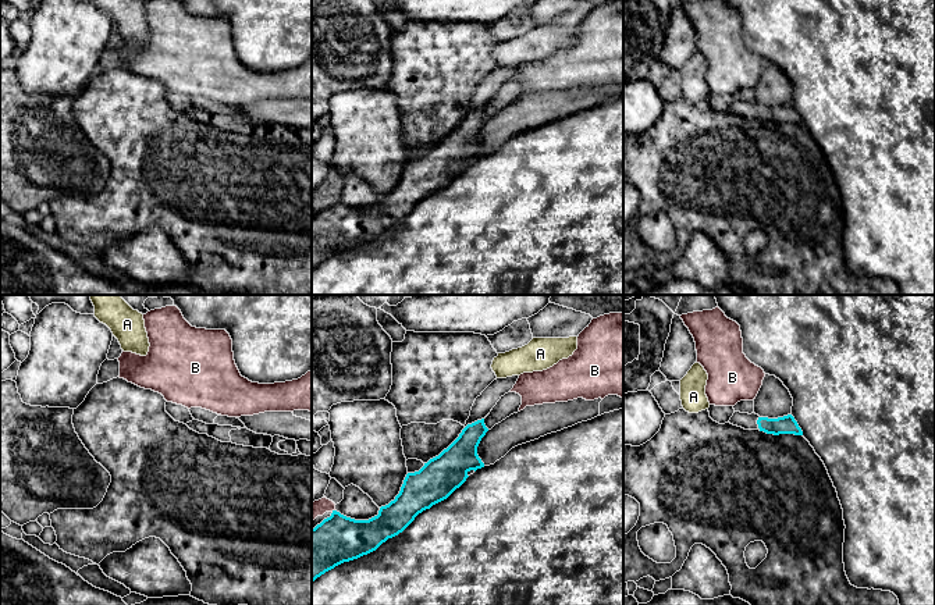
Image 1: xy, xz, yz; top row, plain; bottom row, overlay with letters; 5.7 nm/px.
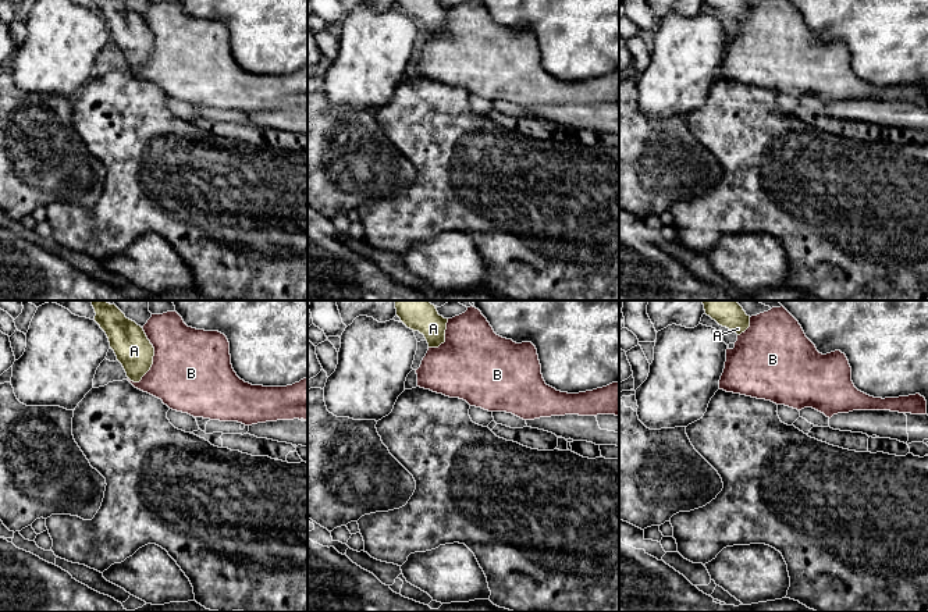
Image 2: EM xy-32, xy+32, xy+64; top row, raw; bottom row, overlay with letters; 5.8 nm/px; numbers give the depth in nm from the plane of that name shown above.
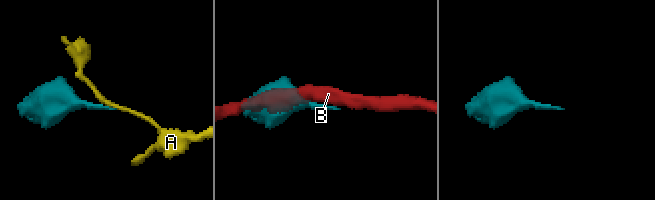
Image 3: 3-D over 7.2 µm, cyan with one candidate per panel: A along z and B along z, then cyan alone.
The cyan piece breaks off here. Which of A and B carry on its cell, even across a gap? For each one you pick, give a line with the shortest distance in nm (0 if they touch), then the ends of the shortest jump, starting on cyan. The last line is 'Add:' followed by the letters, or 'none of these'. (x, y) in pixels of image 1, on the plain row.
Add: none of these

